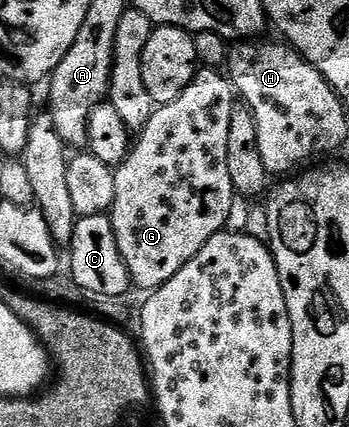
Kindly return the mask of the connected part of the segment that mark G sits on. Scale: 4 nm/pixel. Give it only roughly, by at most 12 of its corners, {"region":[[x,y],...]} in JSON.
{"region":[[201,68],[113,170],[137,288],[227,228],[236,92]]}

